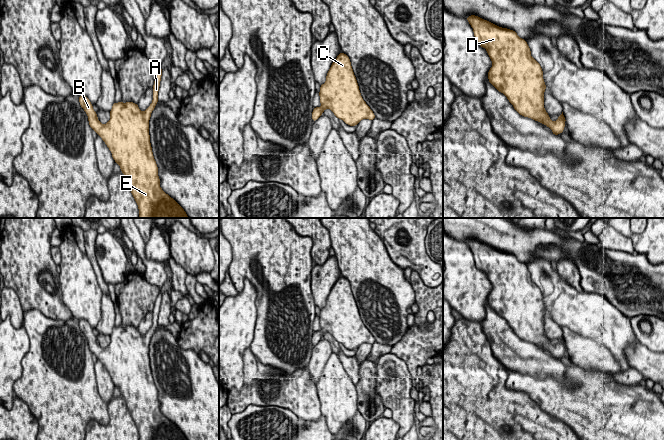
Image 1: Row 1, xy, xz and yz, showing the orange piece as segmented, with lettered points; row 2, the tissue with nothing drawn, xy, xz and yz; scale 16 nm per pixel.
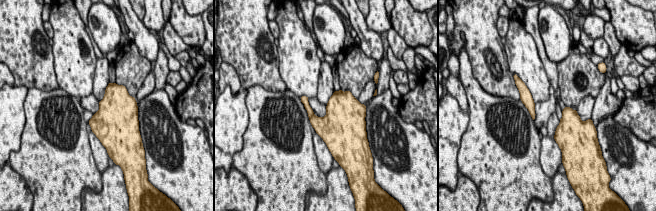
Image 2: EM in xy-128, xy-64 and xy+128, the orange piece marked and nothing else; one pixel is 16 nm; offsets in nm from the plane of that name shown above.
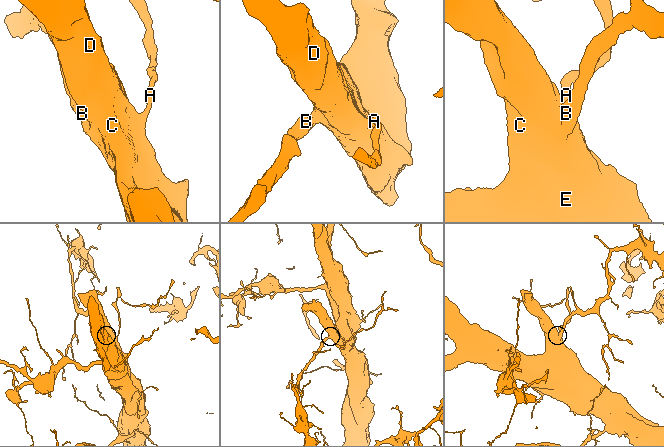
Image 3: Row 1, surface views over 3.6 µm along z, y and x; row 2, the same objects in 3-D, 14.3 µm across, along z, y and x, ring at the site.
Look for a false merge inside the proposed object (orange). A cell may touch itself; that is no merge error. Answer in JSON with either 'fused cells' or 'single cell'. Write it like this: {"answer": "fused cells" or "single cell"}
{"answer": "single cell"}

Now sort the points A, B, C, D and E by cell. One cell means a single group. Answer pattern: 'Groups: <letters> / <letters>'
Groups: A B C D E

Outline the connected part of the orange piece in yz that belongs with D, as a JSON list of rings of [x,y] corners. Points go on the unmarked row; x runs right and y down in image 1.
[[[470,239],[466,243],[473,252],[476,267],[486,273],[492,285],[489,306],[507,321],[520,339],[546,349],[556,360],[562,357],[565,340],[562,336],[556,345],[552,345],[546,336],[543,295],[531,280],[527,265],[515,255],[478,240]]]

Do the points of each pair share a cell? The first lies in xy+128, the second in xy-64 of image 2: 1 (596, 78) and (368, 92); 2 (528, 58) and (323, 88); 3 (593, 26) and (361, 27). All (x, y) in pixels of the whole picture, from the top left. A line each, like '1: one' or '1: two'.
1: two
2: two
3: two

